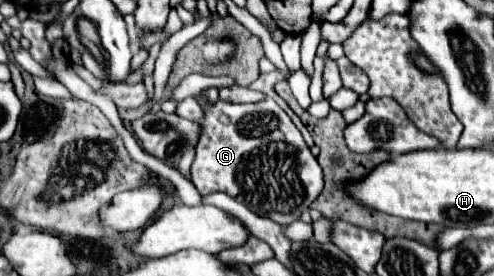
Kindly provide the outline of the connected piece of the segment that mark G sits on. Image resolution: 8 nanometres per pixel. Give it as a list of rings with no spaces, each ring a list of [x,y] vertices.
[[[266,98],[260,104],[228,104],[222,100],[216,100],[214,104],[200,100],[200,104],[206,118],[200,142],[196,144],[196,158],[192,162],[192,183],[199,193],[204,196],[217,191],[225,192],[236,200],[242,200],[252,212],[266,212],[270,220],[282,226],[298,220],[322,192],[324,176],[290,116],[272,98]]]

